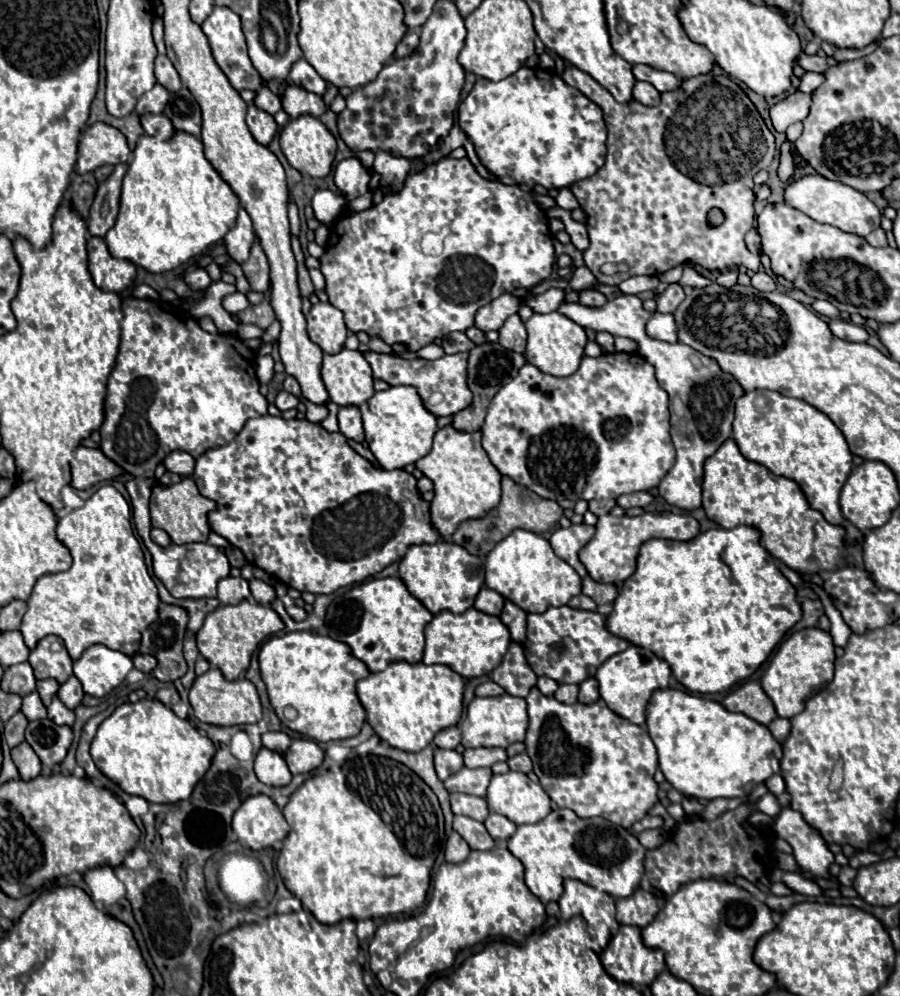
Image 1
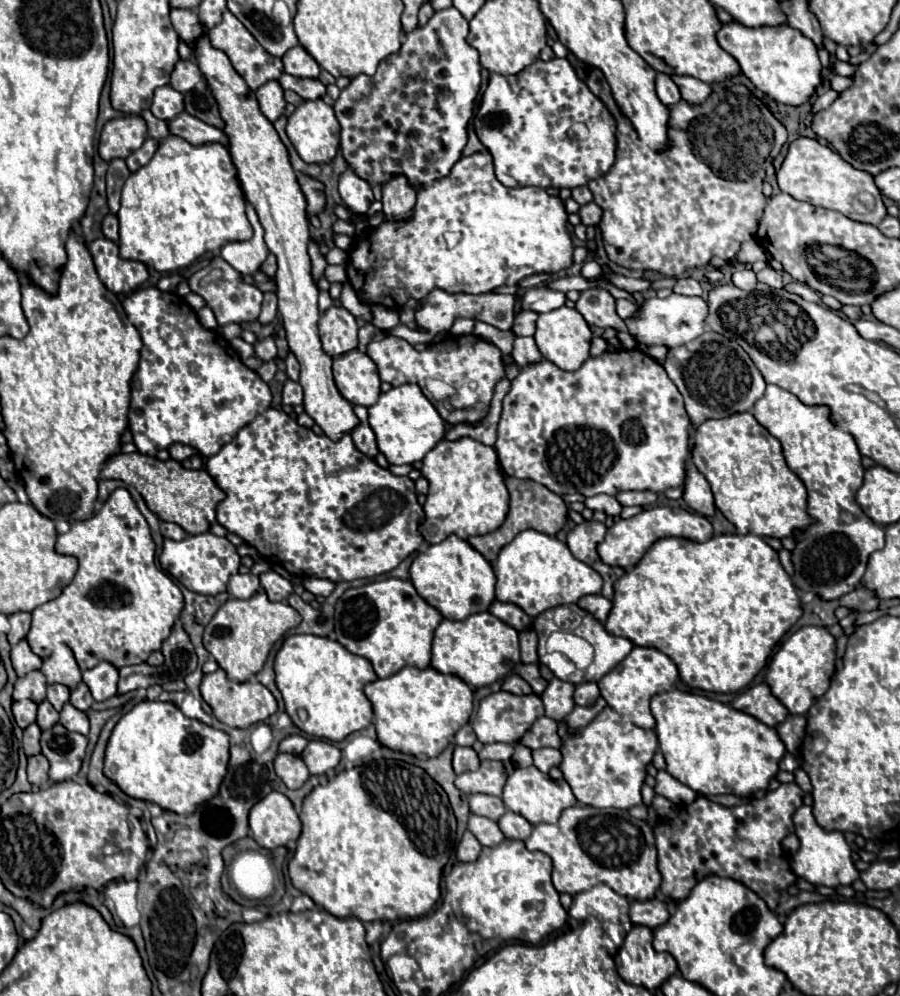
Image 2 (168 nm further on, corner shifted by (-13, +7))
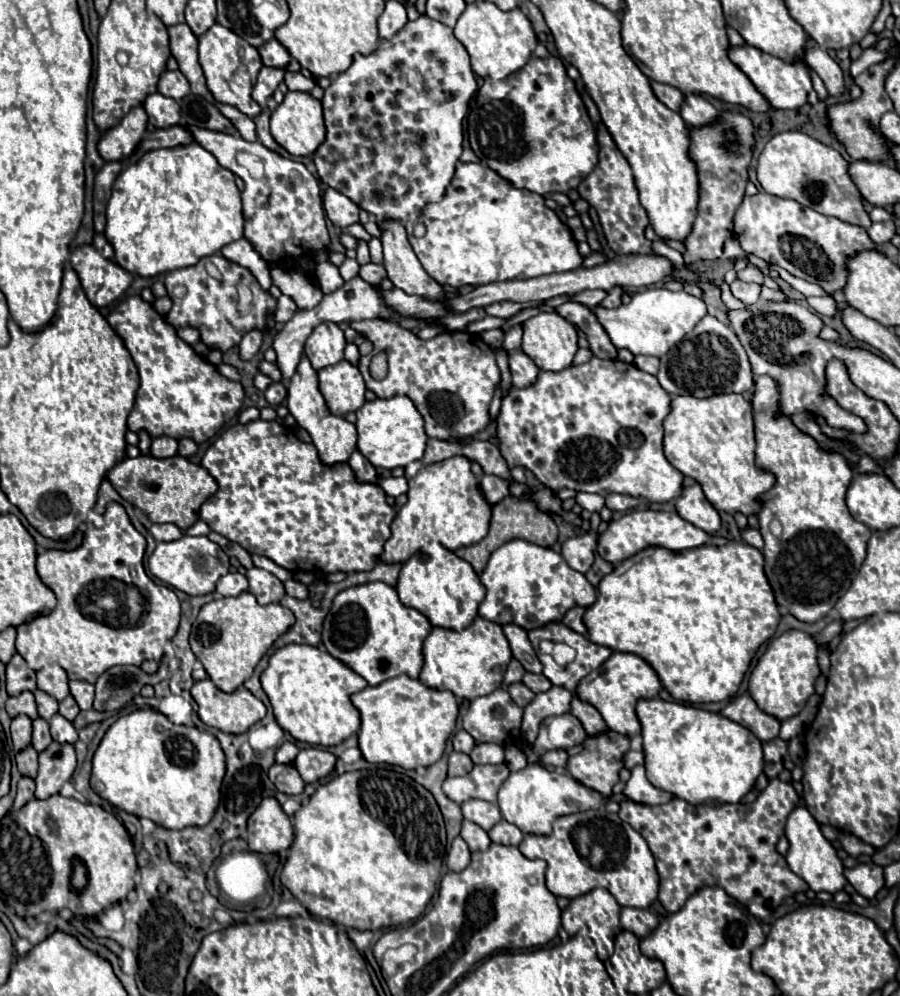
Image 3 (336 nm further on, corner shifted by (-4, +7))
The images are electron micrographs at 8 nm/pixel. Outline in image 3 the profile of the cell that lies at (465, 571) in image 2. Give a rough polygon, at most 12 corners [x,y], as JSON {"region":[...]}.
{"region":[[440,542],[402,564],[402,604],[432,626],[478,616],[476,570]]}

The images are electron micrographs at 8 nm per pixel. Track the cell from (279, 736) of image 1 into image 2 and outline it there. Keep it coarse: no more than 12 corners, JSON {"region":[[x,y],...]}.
{"region":[[289,736],[281,740],[279,752],[299,756],[307,746],[307,738]]}

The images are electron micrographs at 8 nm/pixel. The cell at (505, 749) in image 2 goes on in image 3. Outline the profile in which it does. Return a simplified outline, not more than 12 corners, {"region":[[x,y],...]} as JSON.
{"region":[[476,744],[470,758],[474,764],[502,764],[504,748]]}

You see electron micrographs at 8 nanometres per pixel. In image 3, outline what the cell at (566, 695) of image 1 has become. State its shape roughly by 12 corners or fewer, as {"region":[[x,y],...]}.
{"region":[[572,698],[570,712],[582,722],[588,736],[608,730],[592,704]]}

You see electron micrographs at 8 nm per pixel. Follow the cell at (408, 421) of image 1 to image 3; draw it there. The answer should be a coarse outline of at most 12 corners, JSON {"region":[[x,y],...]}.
{"region":[[408,396],[356,412],[358,450],[376,468],[422,460],[424,418]]}

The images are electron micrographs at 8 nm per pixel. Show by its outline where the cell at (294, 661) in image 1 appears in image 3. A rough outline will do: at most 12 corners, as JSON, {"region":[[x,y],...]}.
{"region":[[286,644],[260,680],[292,738],[358,732],[368,682],[326,650]]}

